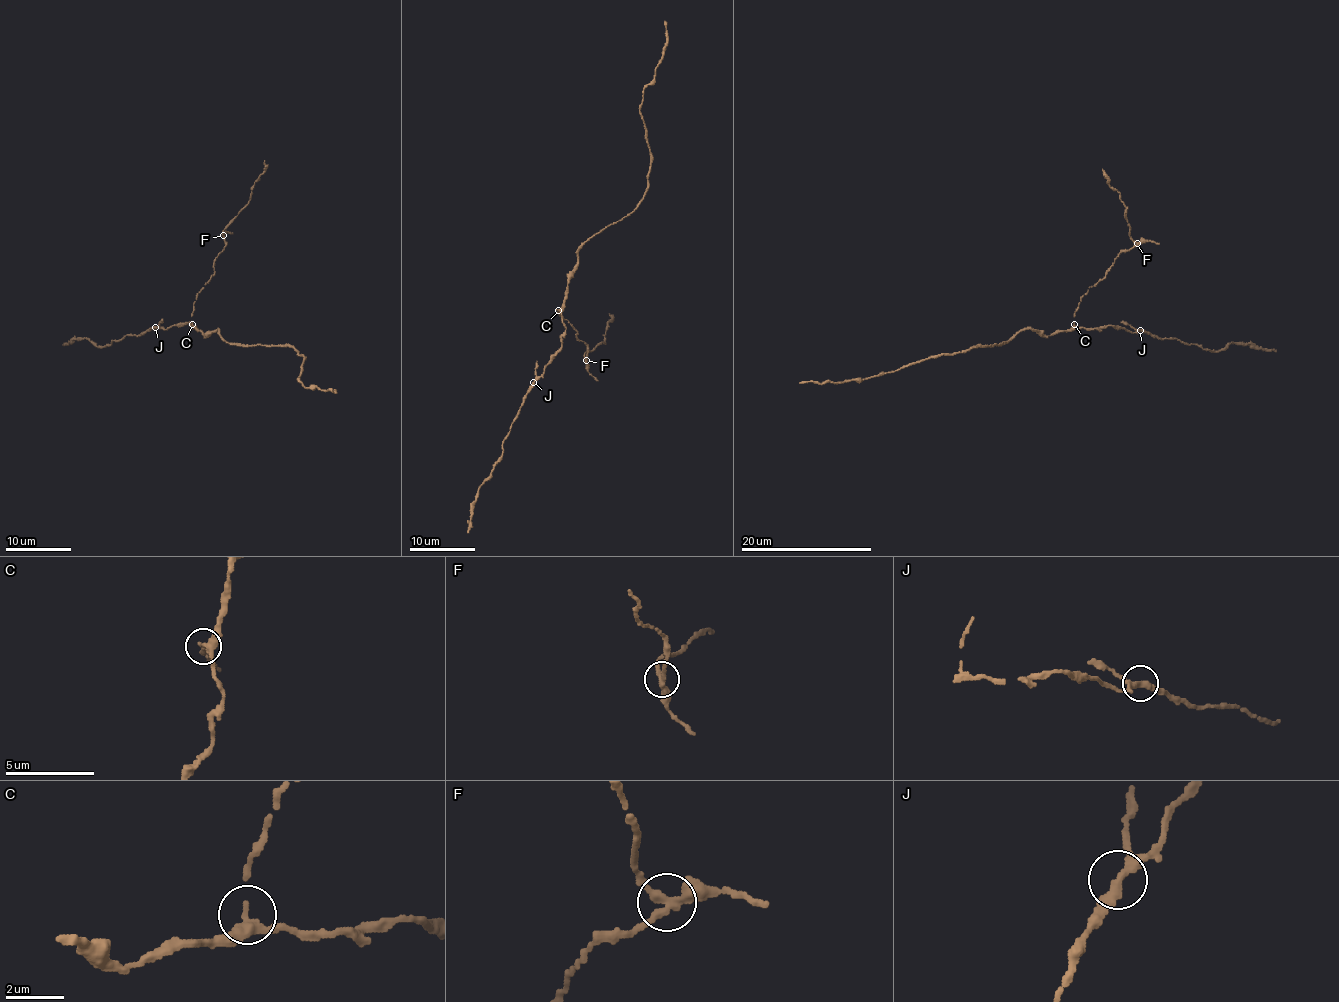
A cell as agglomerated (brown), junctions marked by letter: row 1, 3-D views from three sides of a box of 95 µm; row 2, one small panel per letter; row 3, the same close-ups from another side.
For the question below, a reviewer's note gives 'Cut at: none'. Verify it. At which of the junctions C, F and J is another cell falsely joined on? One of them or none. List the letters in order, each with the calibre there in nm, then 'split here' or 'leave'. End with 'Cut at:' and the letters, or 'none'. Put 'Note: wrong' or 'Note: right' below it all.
C: 240 nm thick; leave
F: 280 nm thick; split here
J: 280 nm thick; leave
Cut at: F
Note: wrong

